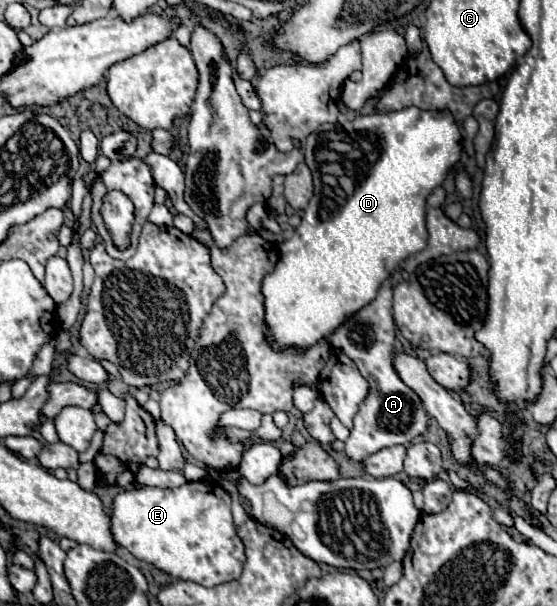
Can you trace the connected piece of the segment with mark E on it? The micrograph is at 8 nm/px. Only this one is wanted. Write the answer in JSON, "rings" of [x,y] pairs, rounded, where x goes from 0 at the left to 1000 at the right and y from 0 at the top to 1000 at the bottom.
{"rings":[[[373,794],[330,797],[312,807],[237,804],[215,810],[201,827],[197,876],[205,893],[244,922],[363,969],[420,959],[438,936],[438,899],[420,873],[413,817]]]}

